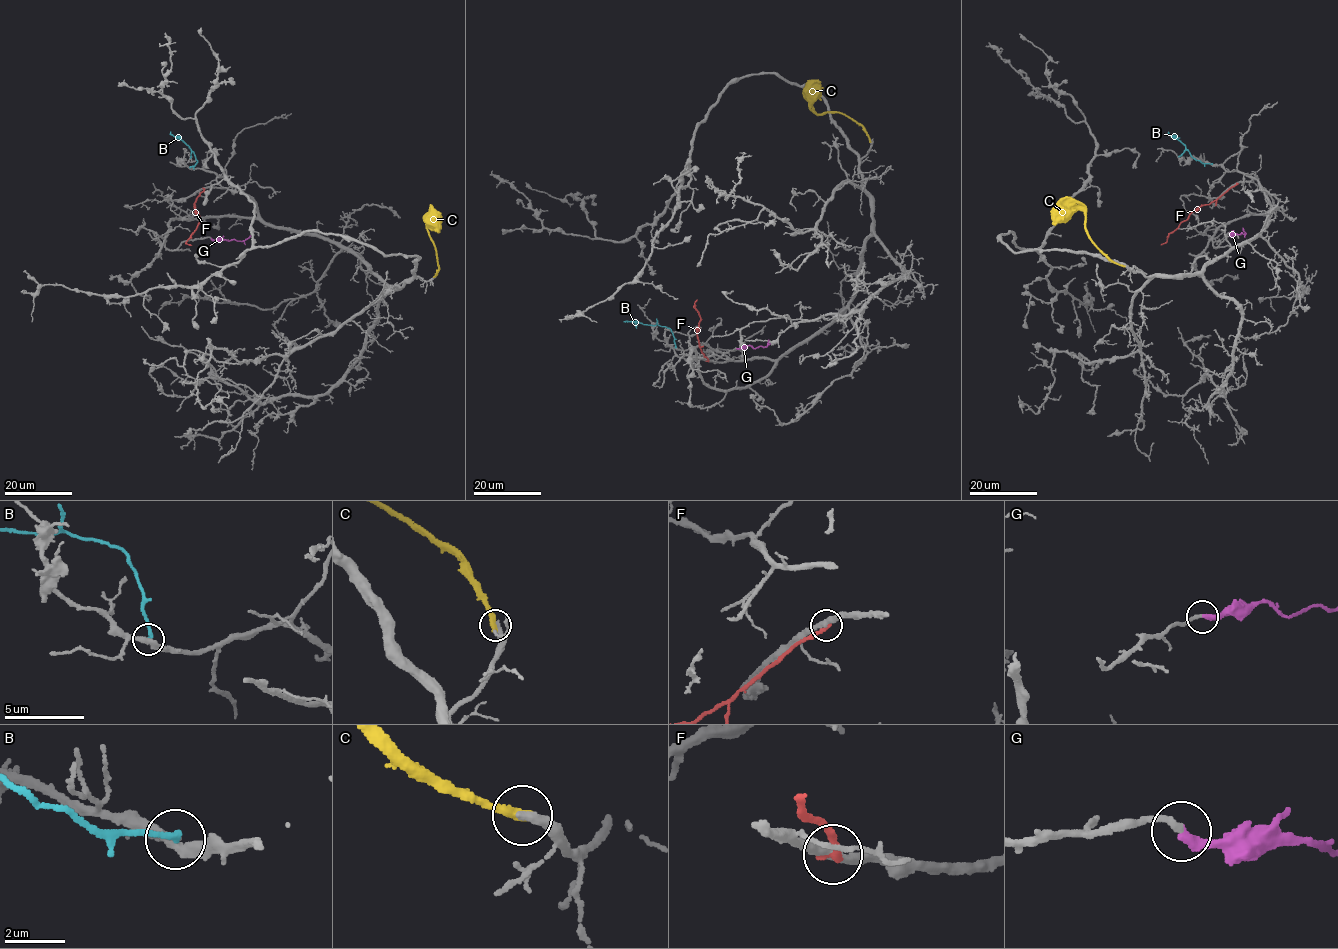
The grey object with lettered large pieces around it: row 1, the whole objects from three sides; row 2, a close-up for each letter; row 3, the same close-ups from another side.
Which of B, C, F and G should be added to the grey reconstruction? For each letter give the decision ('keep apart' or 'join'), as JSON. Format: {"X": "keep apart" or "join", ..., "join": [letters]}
{"B": "keep apart", "C": "keep apart", "F": "keep apart", "G": "join", "join": ["G"]}

